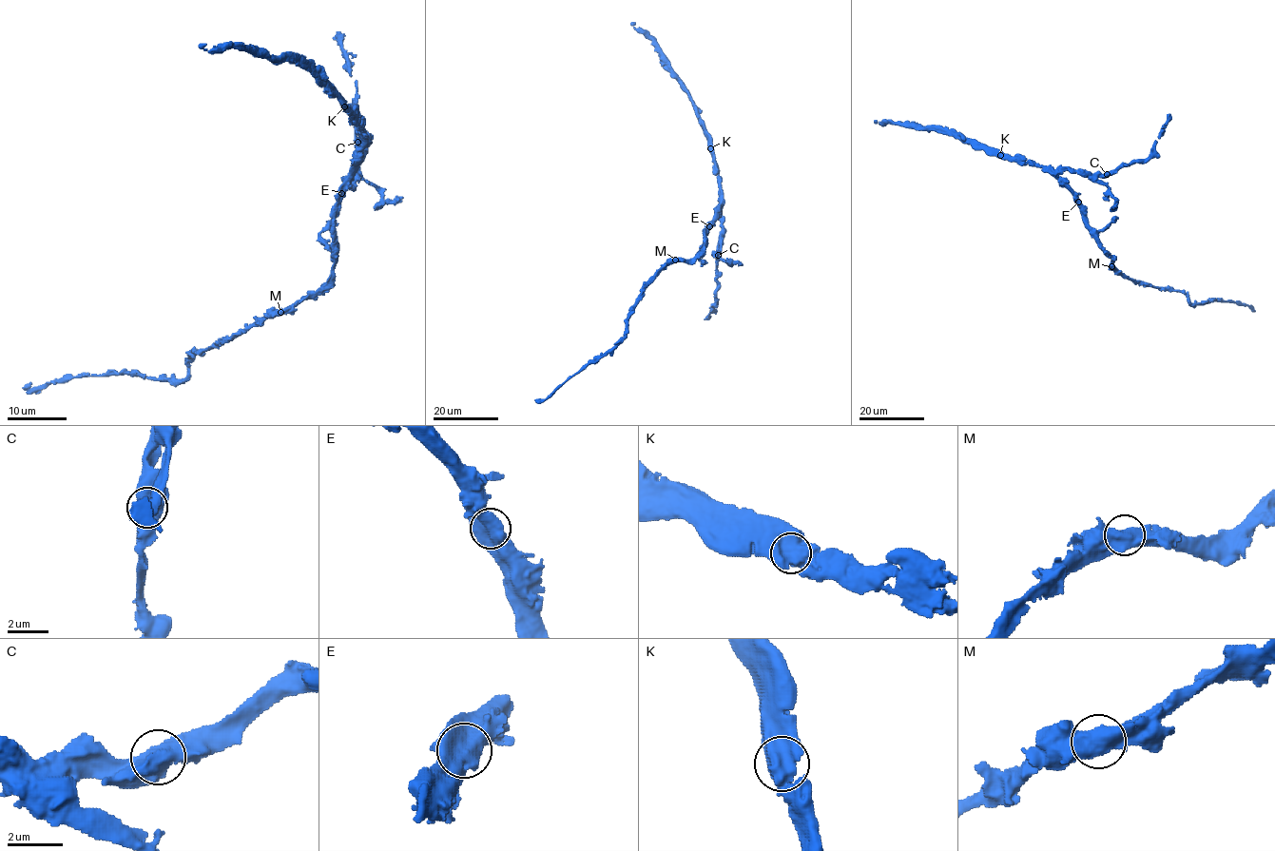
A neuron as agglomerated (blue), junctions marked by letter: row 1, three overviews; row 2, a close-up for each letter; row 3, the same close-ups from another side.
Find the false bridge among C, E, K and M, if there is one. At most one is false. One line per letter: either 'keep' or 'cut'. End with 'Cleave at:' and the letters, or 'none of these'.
C: keep
E: keep
K: keep
M: keep
Cleave at: none of these

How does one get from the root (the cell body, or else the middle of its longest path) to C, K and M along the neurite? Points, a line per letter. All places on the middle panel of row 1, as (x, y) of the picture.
C: (705, 236), (720, 205), (722, 238), (717, 255)
K: (705, 236), (720, 204), (720, 178), (714, 152), (710, 148)
M: (705, 236), (705, 246), (694, 258), (675, 259)

